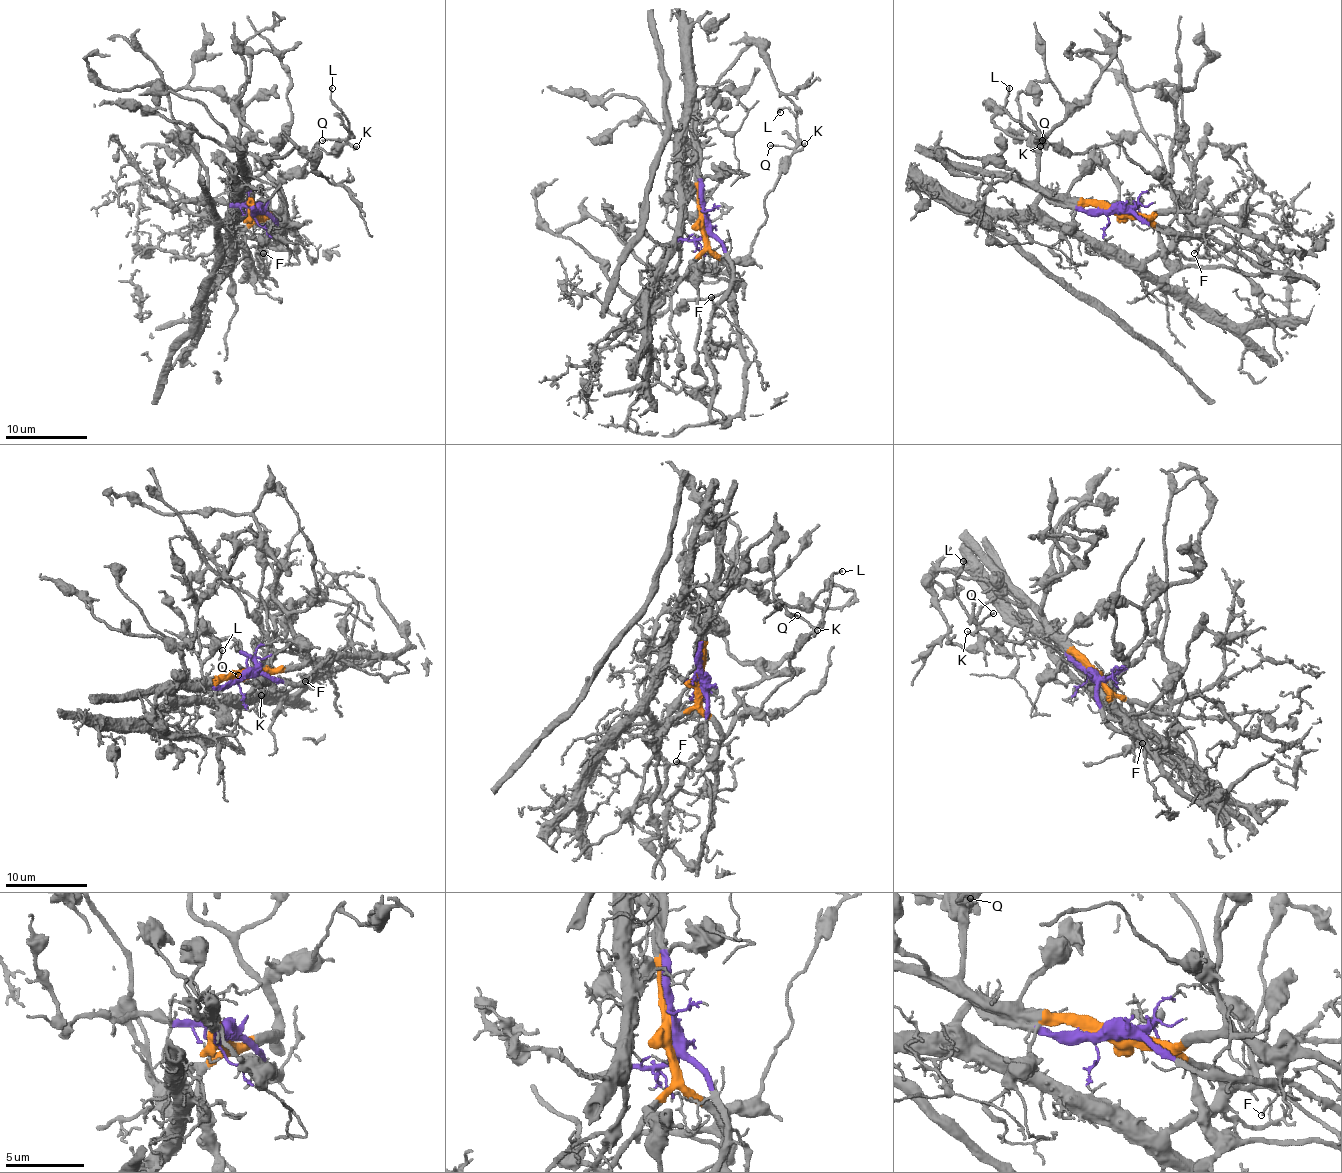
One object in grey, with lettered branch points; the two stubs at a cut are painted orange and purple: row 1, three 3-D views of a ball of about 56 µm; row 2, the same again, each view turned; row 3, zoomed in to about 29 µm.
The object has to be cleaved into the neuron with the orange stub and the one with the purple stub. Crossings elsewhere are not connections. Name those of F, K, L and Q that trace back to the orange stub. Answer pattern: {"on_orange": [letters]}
{"on_orange": ["K", "L", "Q"]}

